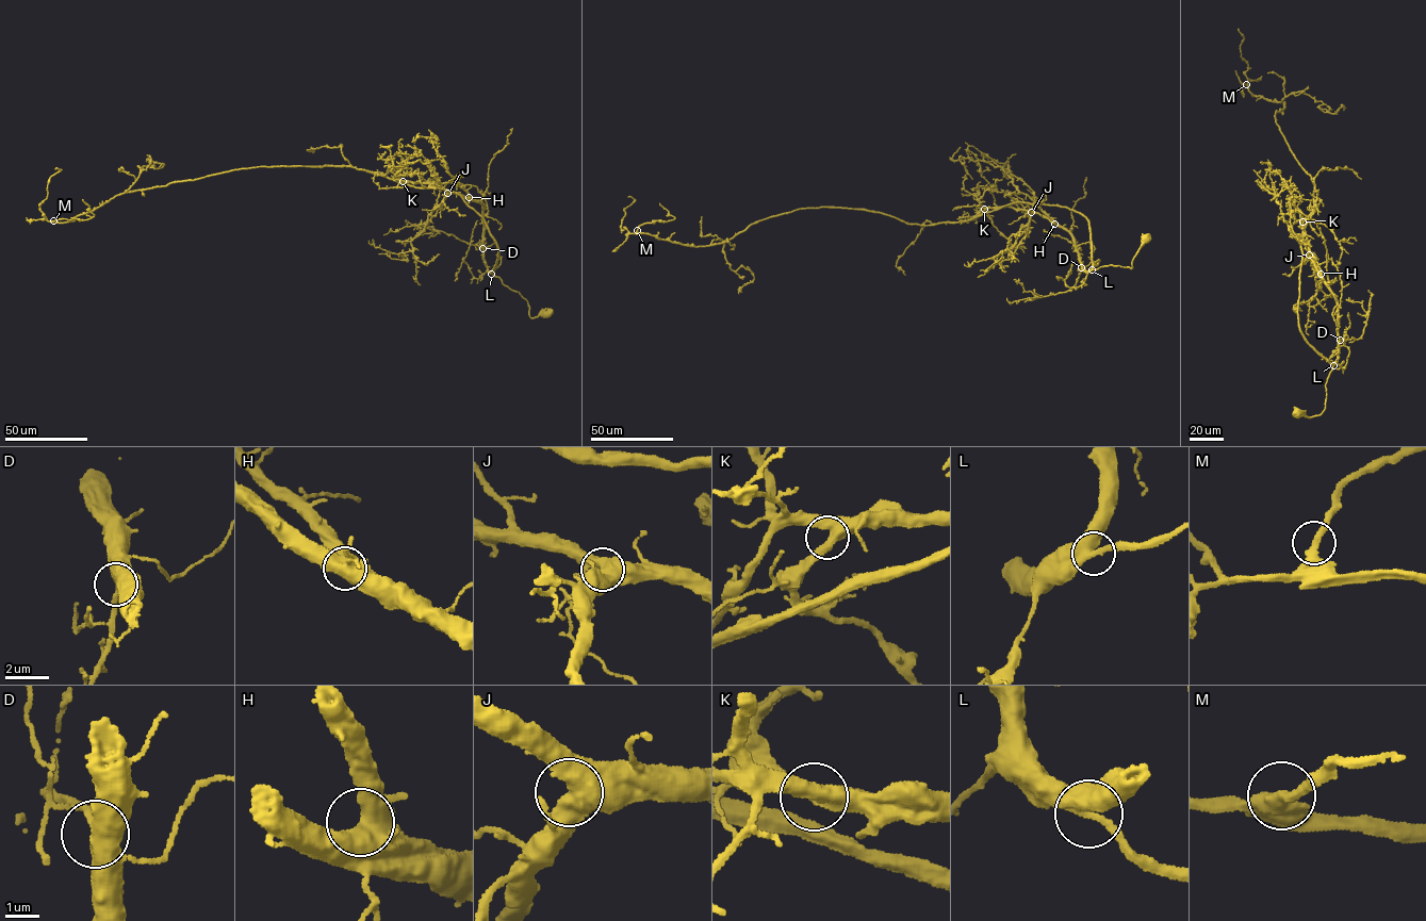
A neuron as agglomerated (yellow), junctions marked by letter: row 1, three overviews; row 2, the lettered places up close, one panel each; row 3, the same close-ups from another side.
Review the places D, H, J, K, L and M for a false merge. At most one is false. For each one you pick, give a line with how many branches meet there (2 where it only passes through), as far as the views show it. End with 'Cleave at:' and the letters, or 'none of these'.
Cleave at: none of these

